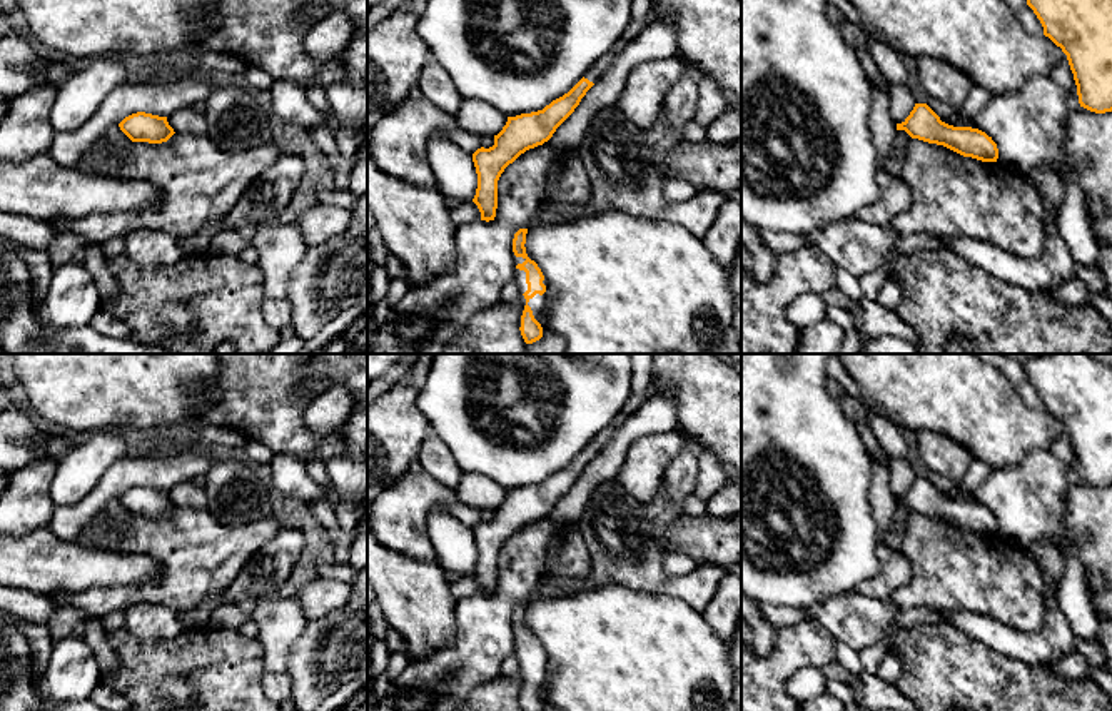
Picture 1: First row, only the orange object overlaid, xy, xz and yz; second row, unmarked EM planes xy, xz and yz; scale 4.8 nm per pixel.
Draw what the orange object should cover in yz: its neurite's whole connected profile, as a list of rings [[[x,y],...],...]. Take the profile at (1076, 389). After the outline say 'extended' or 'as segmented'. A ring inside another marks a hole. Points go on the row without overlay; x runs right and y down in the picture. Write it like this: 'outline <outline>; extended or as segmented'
outline [[[1045,354],[1025,361],[1024,369],[1044,409],[1067,429],[1080,481],[1112,486],[1112,367],[1090,354]]]; as segmented

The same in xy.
outline [[[145,486],[125,491],[119,501],[132,516],[162,517],[175,507],[169,499],[167,491]]]; as segmented

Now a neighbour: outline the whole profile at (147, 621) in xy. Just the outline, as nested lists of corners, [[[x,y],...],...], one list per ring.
[[[137,603],[125,611],[125,629],[142,641],[164,641],[177,638],[184,628],[179,613],[167,604]]]

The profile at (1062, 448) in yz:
[[[1060,436],[1055,439],[1055,442],[1052,444],[1050,449],[1065,466],[1069,467],[1075,467],[1077,466],[1077,459],[1074,454],[1074,447],[1070,444],[1069,436]]]

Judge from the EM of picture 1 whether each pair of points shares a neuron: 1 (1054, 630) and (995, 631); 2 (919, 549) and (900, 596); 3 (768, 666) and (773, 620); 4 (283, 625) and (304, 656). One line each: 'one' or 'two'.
1: one
2: one
3: two
4: two

